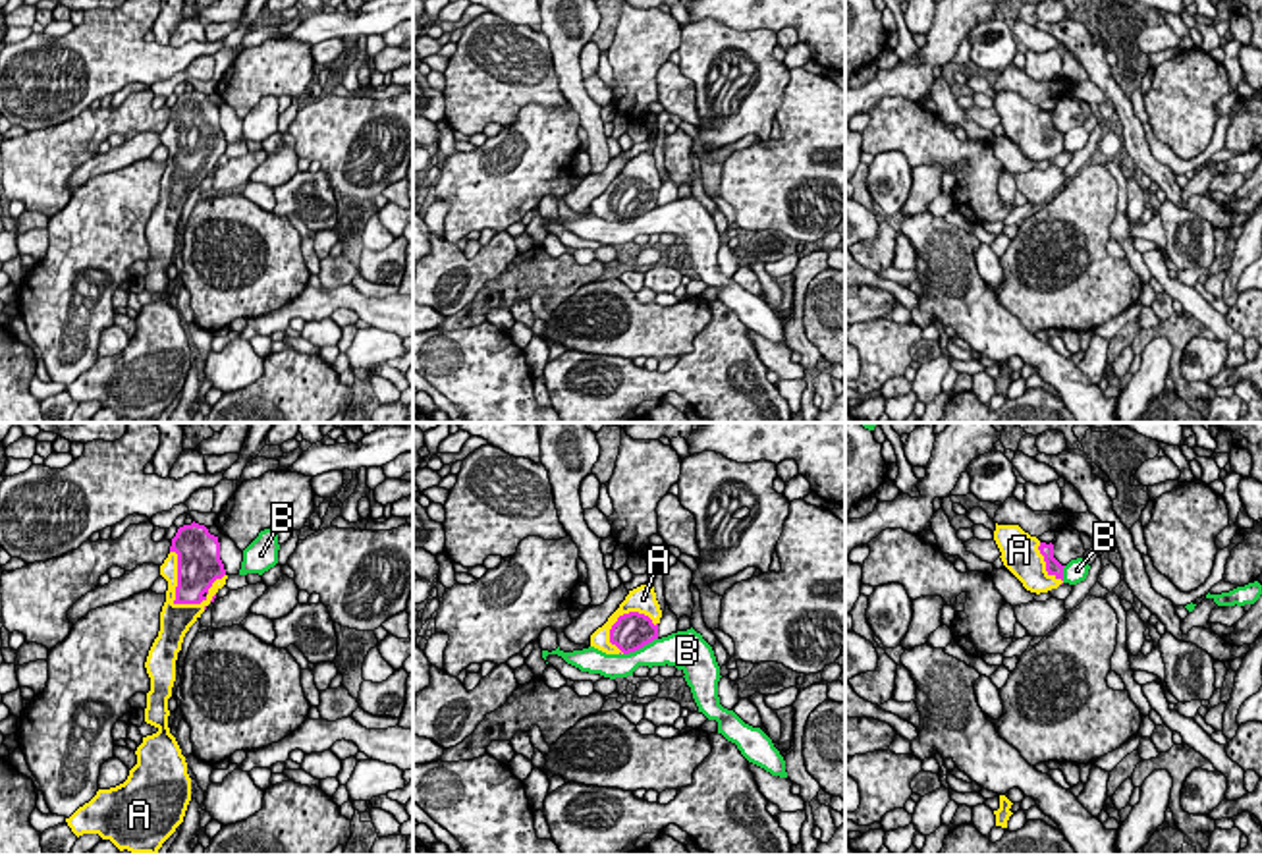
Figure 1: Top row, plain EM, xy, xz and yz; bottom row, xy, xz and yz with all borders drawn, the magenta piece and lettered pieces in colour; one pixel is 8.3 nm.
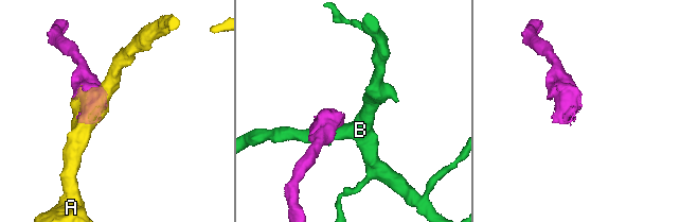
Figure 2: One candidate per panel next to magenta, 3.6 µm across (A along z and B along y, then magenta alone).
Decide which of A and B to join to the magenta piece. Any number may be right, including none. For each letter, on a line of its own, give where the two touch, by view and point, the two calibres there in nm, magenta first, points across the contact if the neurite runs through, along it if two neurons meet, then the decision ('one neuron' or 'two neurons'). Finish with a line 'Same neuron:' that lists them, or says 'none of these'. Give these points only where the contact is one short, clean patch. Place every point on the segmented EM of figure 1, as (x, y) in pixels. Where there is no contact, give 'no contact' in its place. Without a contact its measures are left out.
A: meets magenta in xy at (176, 593); 320 nm thick on the magenta side, 260 nm on the other; one neuron
B: meets magenta in xz at (639, 647); 320 nm thick on the magenta side, 220 nm on the other; two neurons
Same neuron: A

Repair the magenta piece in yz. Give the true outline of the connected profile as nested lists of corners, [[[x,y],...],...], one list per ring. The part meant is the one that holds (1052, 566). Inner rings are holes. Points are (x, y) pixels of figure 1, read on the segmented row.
[[[998,525],[994,540],[1001,552],[1003,565],[1030,593],[1048,593],[1063,583],[1063,567],[1054,558],[1054,544],[1040,542],[1019,525]]]

